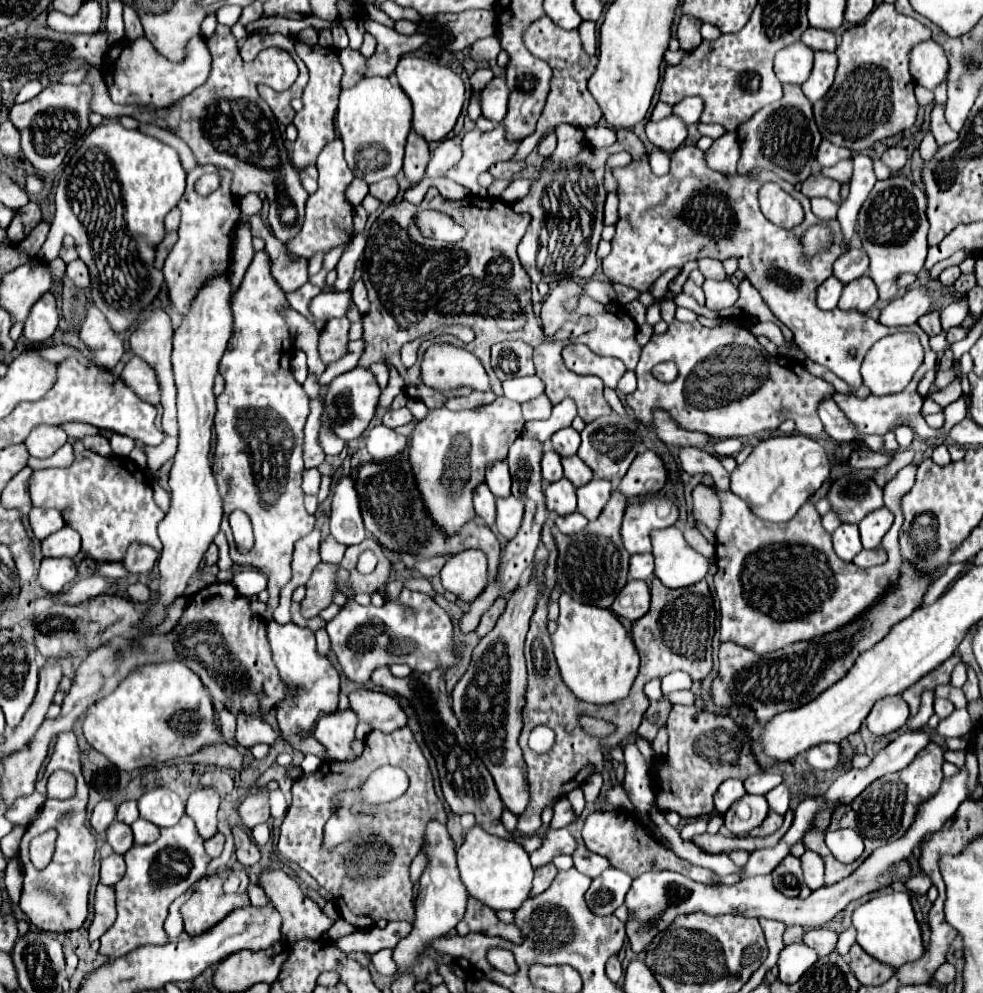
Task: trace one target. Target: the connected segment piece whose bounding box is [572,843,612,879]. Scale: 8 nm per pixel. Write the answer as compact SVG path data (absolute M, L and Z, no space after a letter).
M578 843L578 847L574 849L572 859L574 859L574 867L576 867L580 873L584 873L584 875L588 875L588 877L592 877L592 879L596 879L596 875L600 875L602 871L606 871L606 869L612 867L612 863L610 863L606 857L600 857L600 855L588 851L586 845L580 845L580 843Z

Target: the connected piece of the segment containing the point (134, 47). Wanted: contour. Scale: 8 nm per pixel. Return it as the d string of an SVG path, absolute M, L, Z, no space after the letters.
M196 35L188 43L188 53L182 63L172 63L164 55L160 55L154 45L142 37L134 43L120 43L108 51L108 57L102 65L102 75L108 85L110 97L120 105L152 105L156 109L166 109L184 95L190 95L196 87L200 87L210 73L210 53L206 51L206 41Z

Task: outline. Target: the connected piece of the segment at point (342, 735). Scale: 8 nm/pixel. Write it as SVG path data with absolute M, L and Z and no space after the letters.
M352 709L334 711L318 719L310 735L328 747L328 759L332 761L354 761L350 743L354 741L354 731L358 725L358 715Z

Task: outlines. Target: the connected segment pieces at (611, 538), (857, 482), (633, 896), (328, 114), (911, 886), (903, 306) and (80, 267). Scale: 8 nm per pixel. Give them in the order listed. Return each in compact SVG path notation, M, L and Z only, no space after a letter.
M614 489L598 521L588 523L576 535L562 535L554 531L554 539L558 547L558 569L556 569L558 583L564 593L572 595L580 603L610 609L618 591L628 581L630 553L624 549L622 537L620 537L620 525L622 525L622 515L626 505L628 505L626 497Z
M844 473L836 479L828 491L832 509L838 513L842 523L860 523L874 509L884 507L882 489L860 473Z
M944 751L944 759L950 763L956 763L962 771L950 779L942 781L940 791L934 795L934 799L920 805L920 813L916 815L916 821L908 829L908 833L902 839L896 839L894 843L888 843L886 847L878 847L871 855L842 883L821 887L813 891L806 899L794 899L786 897L780 891L774 889L770 883L770 875L766 877L754 877L754 879L742 879L734 885L708 885L692 881L680 873L674 871L650 871L646 875L640 875L634 879L628 895L626 895L626 907L630 909L630 921L626 925L626 935L632 945L634 953L640 953L648 947L650 939L658 935L658 931L664 931L678 915L682 913L696 913L704 911L708 915L744 915L744 917L768 917L784 921L786 925L800 925L800 927L822 927L826 921L830 921L838 911L842 911L850 901L859 899L870 891L878 891L876 877L894 861L910 857L912 849L922 841L922 837L928 831L938 831L954 815L958 805L966 799L966 769L964 769L964 751Z
M296 41L296 53L300 59L306 63L310 71L310 81L304 89L302 101L304 109L296 113L294 125L298 129L298 139L294 141L294 151L292 151L292 165L298 173L302 173L308 165L316 163L318 153L326 143L330 143L336 137L334 129L334 117L336 117L336 107L338 107L338 95L340 95L340 79L342 79L342 65L338 61L336 49L324 49L320 45L304 45Z
M916 873L916 875L912 875L904 885L906 885L906 889L908 889L908 891L912 891L912 893L926 895L926 891L928 891L928 889L930 889L930 885L932 885L932 881L928 879L928 875Z
M910 289L904 297L892 299L880 313L880 323L888 327L908 327L930 309L928 289Z
M76 259L76 261L68 263L66 265L66 275L76 287L90 287L90 273L88 273L88 267L84 265L84 261Z

